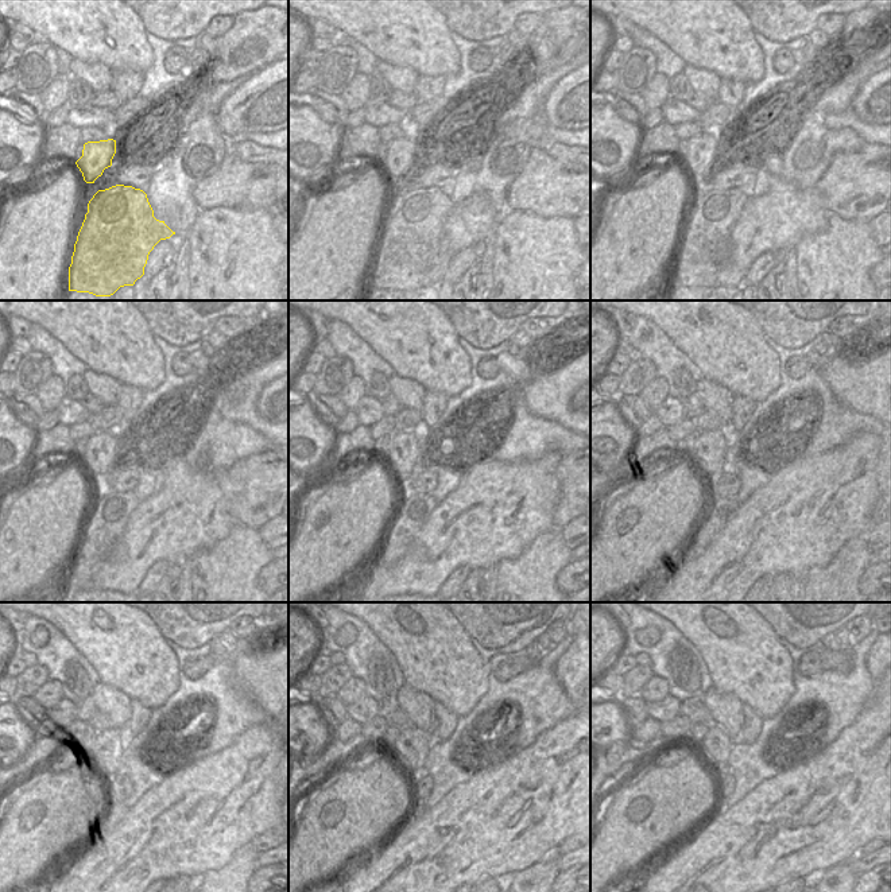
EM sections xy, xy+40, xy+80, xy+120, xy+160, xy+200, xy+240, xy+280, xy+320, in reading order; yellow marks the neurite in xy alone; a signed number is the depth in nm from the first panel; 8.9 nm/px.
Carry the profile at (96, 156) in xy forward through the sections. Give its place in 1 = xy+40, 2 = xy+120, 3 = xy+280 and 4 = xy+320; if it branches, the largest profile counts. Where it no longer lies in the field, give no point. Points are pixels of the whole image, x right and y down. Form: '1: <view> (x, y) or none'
1: xy+40 (399, 154)
2: xy+120 (101, 449)
3: xy+280 (413, 744)
4: xy+320 (716, 745)

